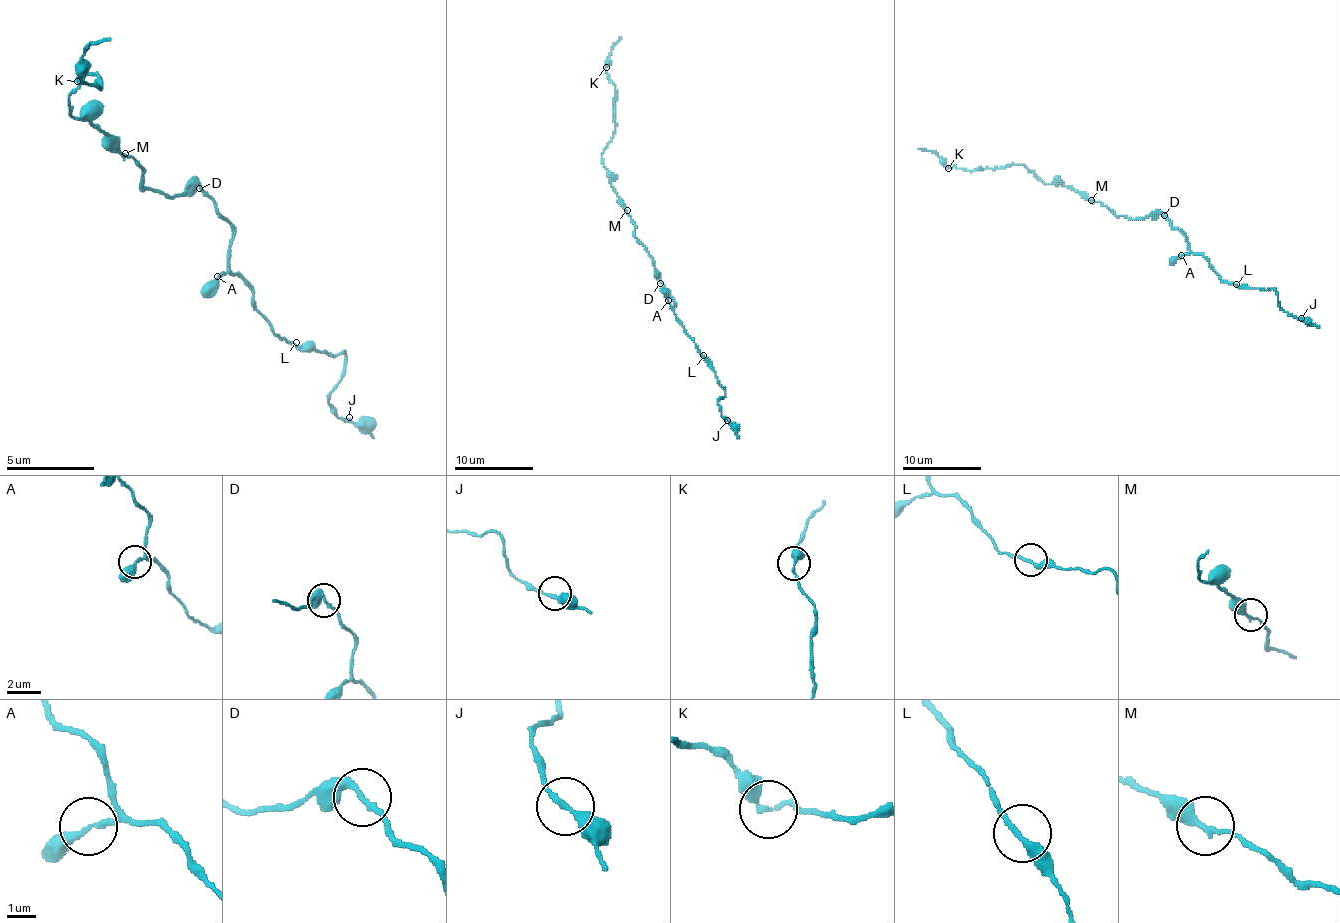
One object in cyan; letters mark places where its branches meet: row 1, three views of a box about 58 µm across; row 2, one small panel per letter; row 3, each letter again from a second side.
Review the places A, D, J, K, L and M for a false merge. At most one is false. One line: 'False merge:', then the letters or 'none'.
False merge: none

